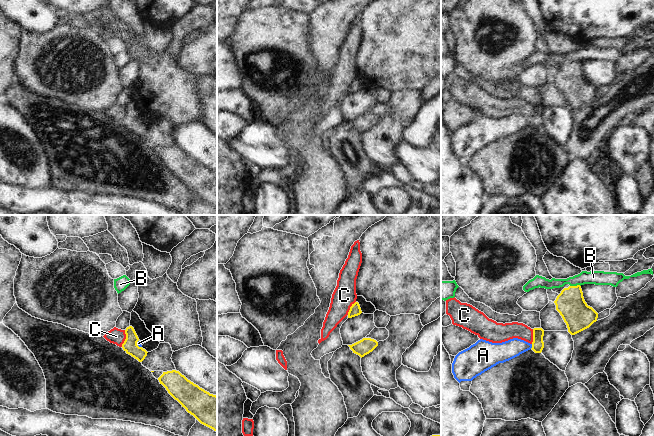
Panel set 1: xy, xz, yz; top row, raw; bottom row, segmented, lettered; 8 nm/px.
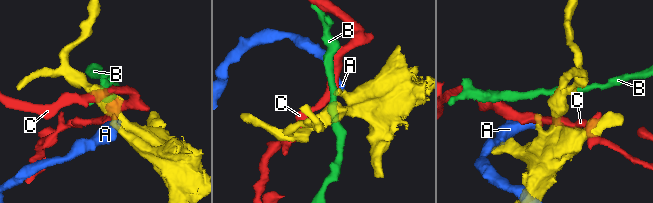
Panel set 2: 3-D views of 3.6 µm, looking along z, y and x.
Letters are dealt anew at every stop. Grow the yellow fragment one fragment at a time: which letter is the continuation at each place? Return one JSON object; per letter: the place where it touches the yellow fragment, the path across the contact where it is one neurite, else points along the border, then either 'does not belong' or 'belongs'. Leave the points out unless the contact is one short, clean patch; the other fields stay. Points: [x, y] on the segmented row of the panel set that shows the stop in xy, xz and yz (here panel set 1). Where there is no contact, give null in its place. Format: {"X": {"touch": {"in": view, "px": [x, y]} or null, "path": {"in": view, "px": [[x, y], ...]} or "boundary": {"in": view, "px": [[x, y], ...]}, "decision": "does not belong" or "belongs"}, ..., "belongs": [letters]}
{"A": {"touch": {"in": "yz", "px": [532, 346]}, "boundary": {"in": "yz", "px": [[532, 344], [530, 348]]}, "decision": "does not belong"}, "B": {"touch": {"in": "yz", "px": [575, 286]}, "boundary": {"in": "yz", "px": [[580, 285], [570, 286]]}, "decision": "does not belong"}, "C": {"touch": {"in": "xy", "px": [126, 338]}, "boundary": {"in": "xy", "px": [[125, 330], [125, 340], [121, 346]]}, "decision": "does not belong"}, "belongs": []}

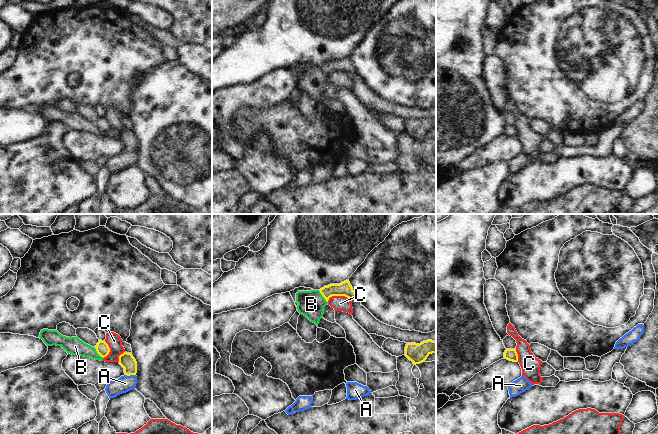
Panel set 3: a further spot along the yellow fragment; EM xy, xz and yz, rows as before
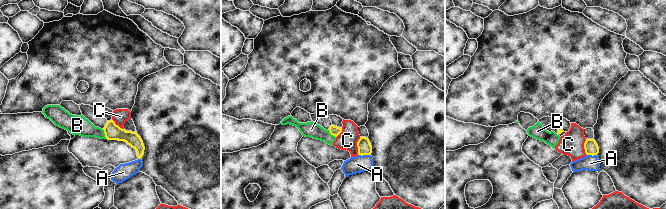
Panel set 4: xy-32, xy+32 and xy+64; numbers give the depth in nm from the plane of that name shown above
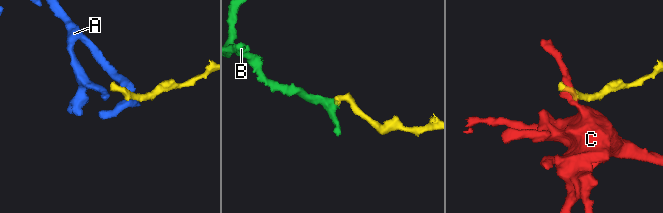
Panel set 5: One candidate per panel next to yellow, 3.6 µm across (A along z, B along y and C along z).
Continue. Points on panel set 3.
{"A": {"touch": {"in": "xy", "px": [130, 374]}, "boundary": {"in": "xy", "px": [[125, 374], [135, 375]]}, "decision": "does not belong"}, "B": {"touch": {"in": "xz", "px": [322, 295]}, "boundary": {"in": "xz", "px": [[318, 290], [327, 302]]}, "decision": "does not belong"}, "C": {"touch": {"in": "xz", "px": [338, 295]}, "boundary": {"in": "xz", "px": [[351, 299], [345, 296], [331, 296], [327, 301]]}, "decision": "does not belong"}, "belongs": []}

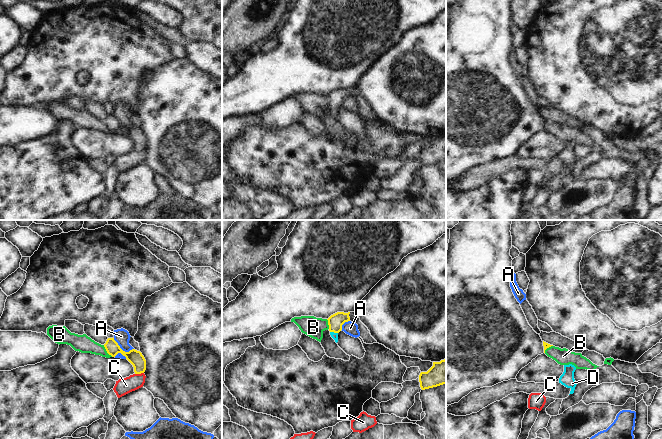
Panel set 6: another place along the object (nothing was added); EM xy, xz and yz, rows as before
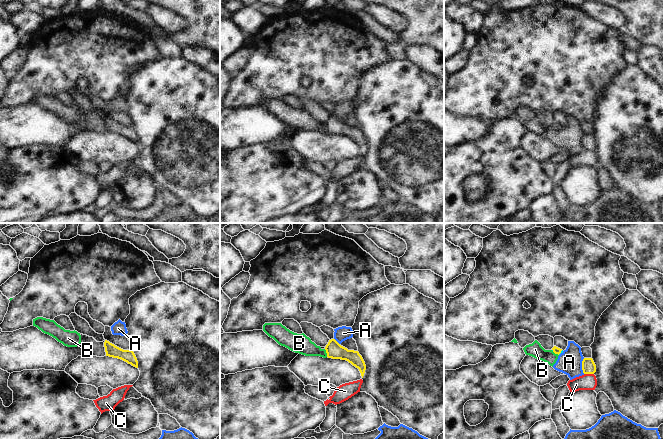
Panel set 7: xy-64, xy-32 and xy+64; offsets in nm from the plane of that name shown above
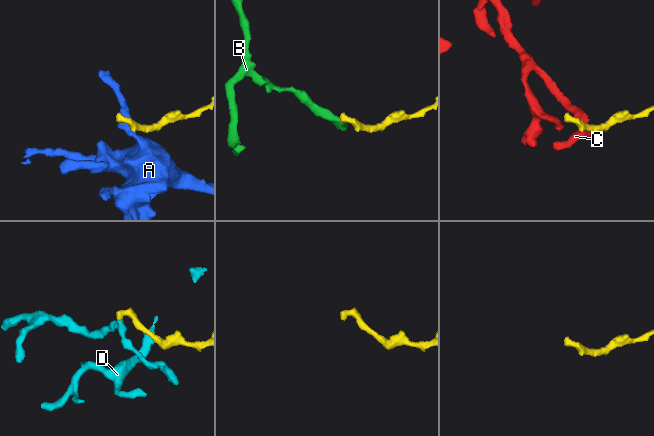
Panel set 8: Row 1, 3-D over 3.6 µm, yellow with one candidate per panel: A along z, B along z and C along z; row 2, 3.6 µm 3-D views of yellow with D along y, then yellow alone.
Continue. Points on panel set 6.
{"A": {"touch": {"in": "xy", "px": [121, 349]}, "boundary": {"in": "xy", "px": [[113, 338], [123, 350], [129, 351], [133, 349]]}, "decision": "does not belong"}, "B": {"touch": {"in": "xy", "px": [106, 350]}, "boundary": {"in": "xy", "px": [[103, 345], [105, 350], [112, 356]]}, "decision": "does not belong"}, "C": {"touch": {"in": "xy", "px": [139, 373]}, "boundary": {"in": "xy", "px": [[143, 372], [135, 374]]}, "decision": "does not belong"}, "D": {"touch": {"in": "xz", "px": [334, 332]}, "path": {"in": "xz", "px": [[335, 321], [334, 332], [334, 335]]}, "decision": "belongs"}, "belongs": ["D"]}

